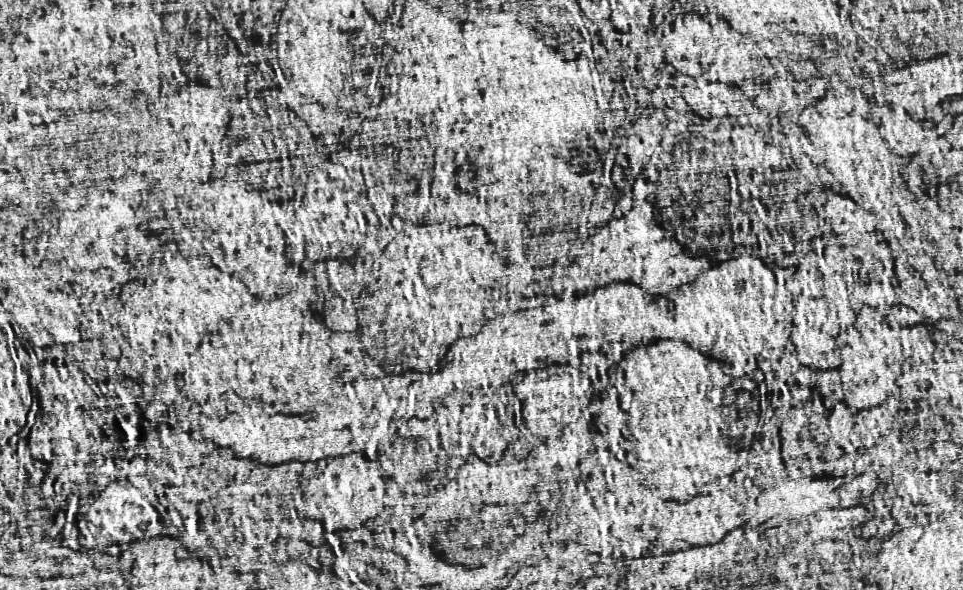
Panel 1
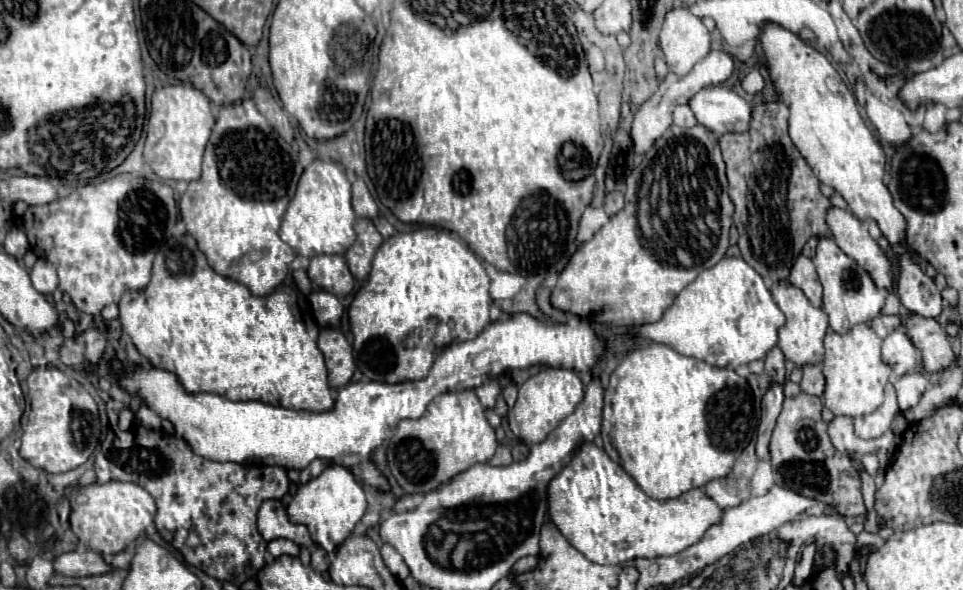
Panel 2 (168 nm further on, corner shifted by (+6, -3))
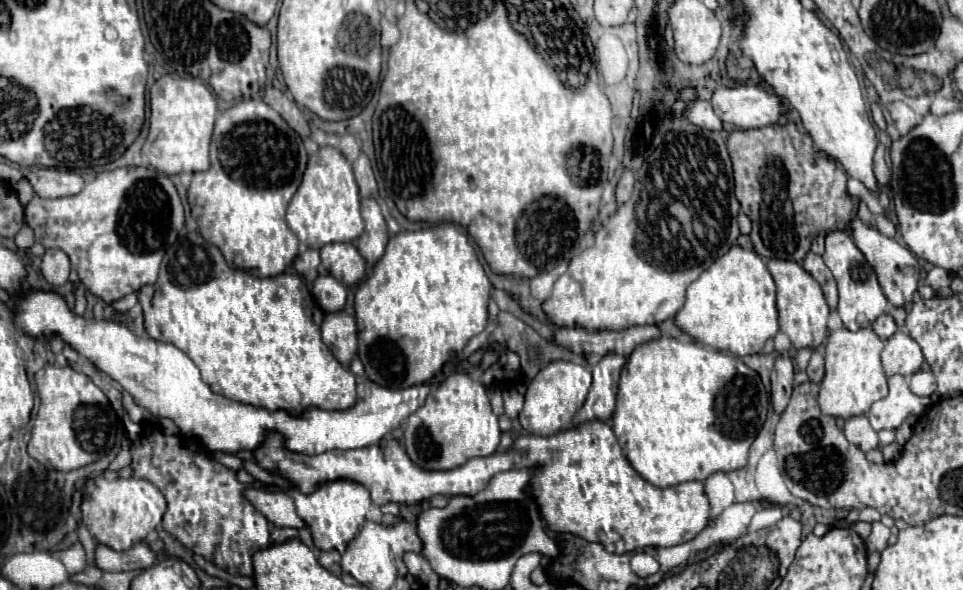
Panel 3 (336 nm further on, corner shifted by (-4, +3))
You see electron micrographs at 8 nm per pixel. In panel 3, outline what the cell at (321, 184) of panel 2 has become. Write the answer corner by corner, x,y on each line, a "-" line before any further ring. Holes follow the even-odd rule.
320,147
320,151
308,161
302,185
288,205
286,221
300,243
316,249
328,243
350,243
364,233
364,221
360,217
360,195
352,165
338,149

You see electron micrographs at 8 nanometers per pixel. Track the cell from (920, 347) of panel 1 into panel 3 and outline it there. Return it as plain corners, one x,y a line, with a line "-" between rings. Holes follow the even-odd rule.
896,331
890,339
886,339
882,351
882,365
888,375
912,375
920,369
924,361
920,345
904,331

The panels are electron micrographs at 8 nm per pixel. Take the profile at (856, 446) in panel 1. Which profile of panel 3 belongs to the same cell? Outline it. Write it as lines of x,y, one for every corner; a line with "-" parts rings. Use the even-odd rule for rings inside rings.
864,415
846,419
844,435
846,435
846,439
848,439
852,445
860,447
864,453
878,447
878,433
870,427
870,423
868,423
868,419
866,419

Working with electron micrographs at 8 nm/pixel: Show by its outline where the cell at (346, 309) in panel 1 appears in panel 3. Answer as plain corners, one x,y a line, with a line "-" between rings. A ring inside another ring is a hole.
332,275
318,277
312,285
312,293
326,313
338,313
346,305
346,287
332,279

